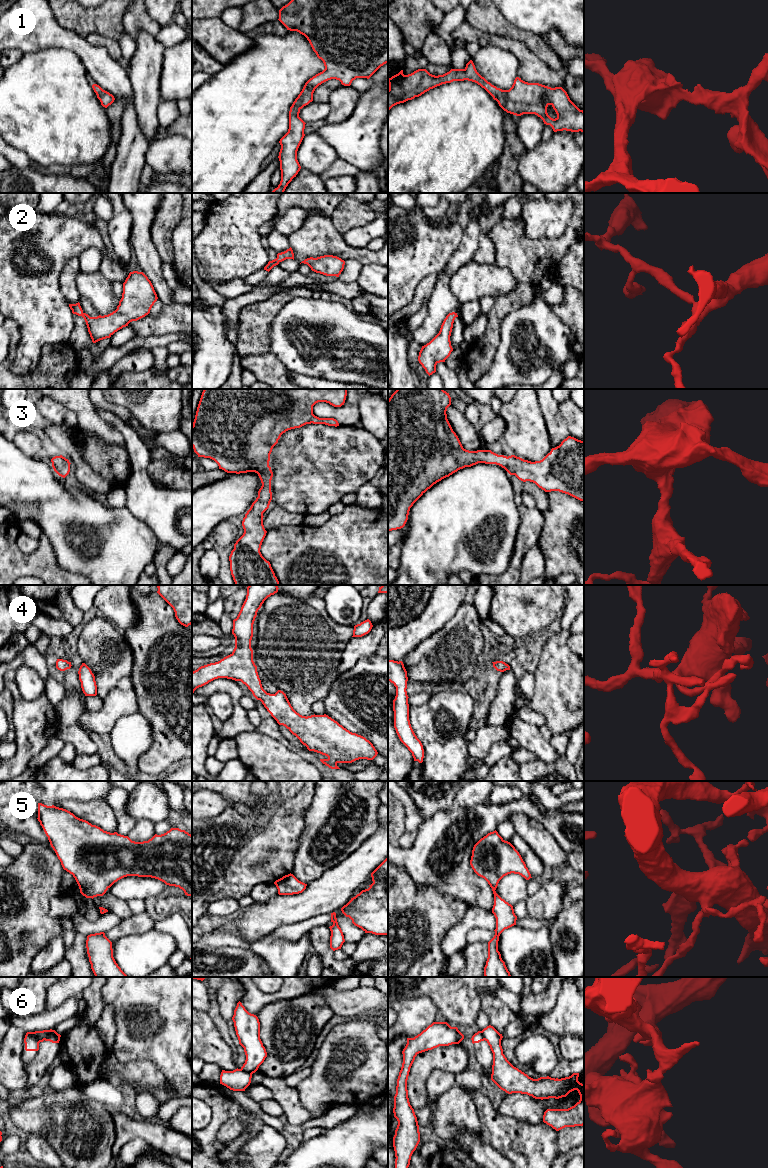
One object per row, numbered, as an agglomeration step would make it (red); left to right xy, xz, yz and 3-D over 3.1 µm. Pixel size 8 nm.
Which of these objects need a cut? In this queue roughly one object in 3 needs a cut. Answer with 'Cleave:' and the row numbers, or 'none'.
Cleave: 6

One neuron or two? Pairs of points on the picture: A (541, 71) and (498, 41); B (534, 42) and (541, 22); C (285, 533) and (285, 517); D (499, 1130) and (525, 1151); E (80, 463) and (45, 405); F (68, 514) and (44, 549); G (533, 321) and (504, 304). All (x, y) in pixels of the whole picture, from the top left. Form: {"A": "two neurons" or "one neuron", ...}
{"A": "one neuron", "B": "two neurons", "C": "two neurons", "D": "one neuron", "E": "one neuron", "F": "two neurons", "G": "two neurons"}

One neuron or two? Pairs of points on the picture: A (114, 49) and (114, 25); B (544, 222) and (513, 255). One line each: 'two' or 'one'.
A: two
B: two

